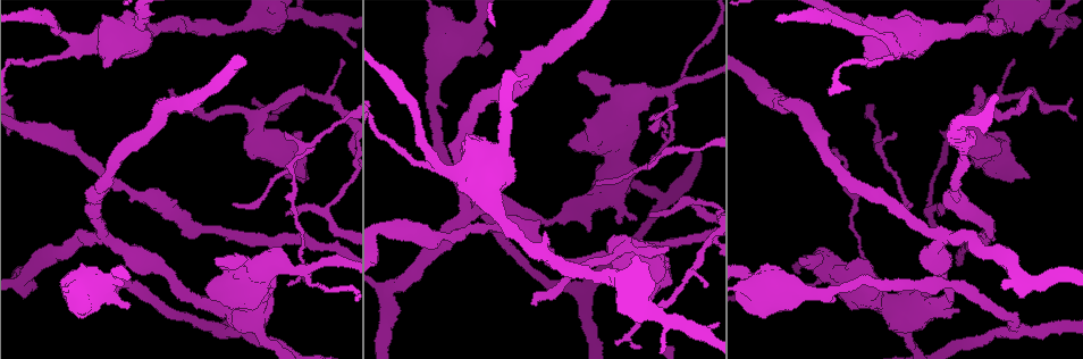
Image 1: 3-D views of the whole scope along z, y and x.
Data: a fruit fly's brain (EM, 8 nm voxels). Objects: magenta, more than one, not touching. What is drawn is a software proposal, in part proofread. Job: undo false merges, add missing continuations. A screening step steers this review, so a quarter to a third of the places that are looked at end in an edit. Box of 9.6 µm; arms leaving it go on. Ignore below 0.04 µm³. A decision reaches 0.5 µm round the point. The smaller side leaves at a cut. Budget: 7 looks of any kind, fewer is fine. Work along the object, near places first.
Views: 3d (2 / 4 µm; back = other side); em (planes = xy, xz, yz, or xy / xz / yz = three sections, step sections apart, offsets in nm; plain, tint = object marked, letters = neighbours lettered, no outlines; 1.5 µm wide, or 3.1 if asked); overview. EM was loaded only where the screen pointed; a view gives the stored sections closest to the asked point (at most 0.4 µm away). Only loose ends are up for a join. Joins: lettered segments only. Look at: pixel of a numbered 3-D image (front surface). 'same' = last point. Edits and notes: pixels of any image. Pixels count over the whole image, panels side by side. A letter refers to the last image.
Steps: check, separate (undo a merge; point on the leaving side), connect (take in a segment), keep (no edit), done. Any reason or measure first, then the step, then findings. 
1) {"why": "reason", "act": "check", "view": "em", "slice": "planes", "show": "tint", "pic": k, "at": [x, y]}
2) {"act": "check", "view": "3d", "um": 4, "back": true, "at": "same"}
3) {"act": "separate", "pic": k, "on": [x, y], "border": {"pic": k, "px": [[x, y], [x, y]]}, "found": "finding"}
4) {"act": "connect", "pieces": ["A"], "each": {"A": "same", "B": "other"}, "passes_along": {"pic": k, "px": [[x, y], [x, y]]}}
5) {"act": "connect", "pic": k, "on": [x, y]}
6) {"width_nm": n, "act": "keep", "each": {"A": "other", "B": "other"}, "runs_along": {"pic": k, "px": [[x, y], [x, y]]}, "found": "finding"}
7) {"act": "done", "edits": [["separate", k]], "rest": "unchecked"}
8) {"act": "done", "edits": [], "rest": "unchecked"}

{"why": "calibre changes", "act": "check", "view": "em", "slice": "planes", "show": "letters", "pic": 1, "at": [187, 221]}

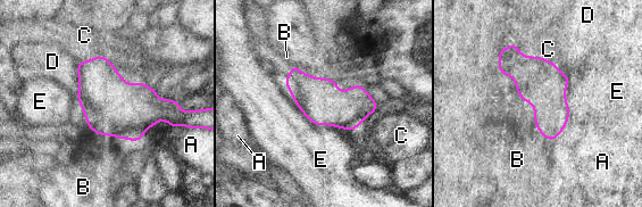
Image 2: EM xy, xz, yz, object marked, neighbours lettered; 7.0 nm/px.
{"act": "keep", "each": {"A": "other", "B": "other", "C": "other", "D": "other", "E": "other"}, "border": {"pic": 2, "px": [[77, 63], [103, 56], [140, 82]]}, "found": "all the same neuron"}

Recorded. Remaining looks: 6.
{"why": "thick turns thin", "act": "check", "view": "em", "slice": "planes", "show": "letters", "pic": 1, "at": [954, 129]}

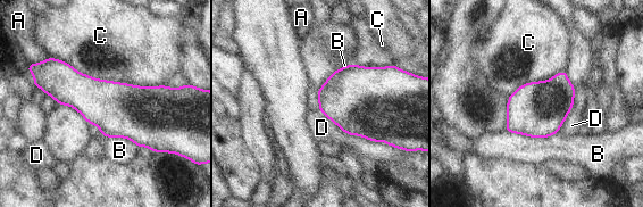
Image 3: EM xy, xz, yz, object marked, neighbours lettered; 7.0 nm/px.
{"width_nm": 380, "act": "keep", "each": {"A": "other", "B": "other", "C": "other", "D": "other"}, "border": {"pic": 3, "px": [[49, 56], [97, 79], [165, 85]]}, "found": "one neuron here"}

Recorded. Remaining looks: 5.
{"why": "free end", "act": "check", "view": "em", "slice": "xy", "step": 4, "show": "tint", "pic": 1, "at": [974, 90]}

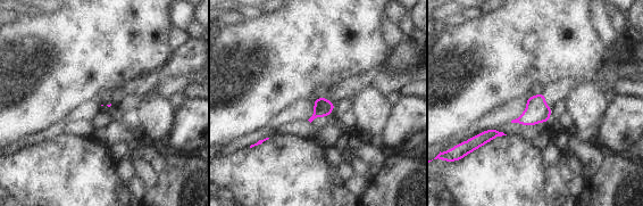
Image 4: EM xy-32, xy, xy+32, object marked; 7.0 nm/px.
{"why": "cut it another way", "act": "check", "view": "em", "slice": "planes", "show": "letters", "at": "same"}

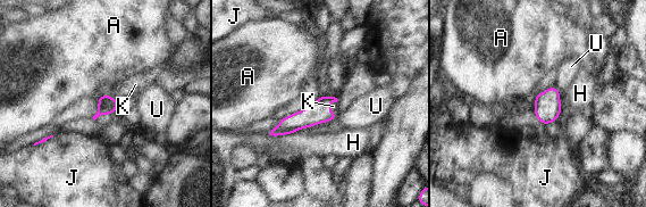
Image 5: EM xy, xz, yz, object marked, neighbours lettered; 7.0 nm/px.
{"width_nm": 130, "act": "connect", "pieces": ["K"], "each": {"A": "other", "H": "other", "J": "other", "K": "same", "U": "other"}, "passes_along": {"pic": 5, "px": [[318, 113], [328, 110], [333, 106]]}, "found": "the neuron continues"}

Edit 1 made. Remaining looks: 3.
{"act": "done", "edits": [["connect", 5]], "rest": "unchecked"}

